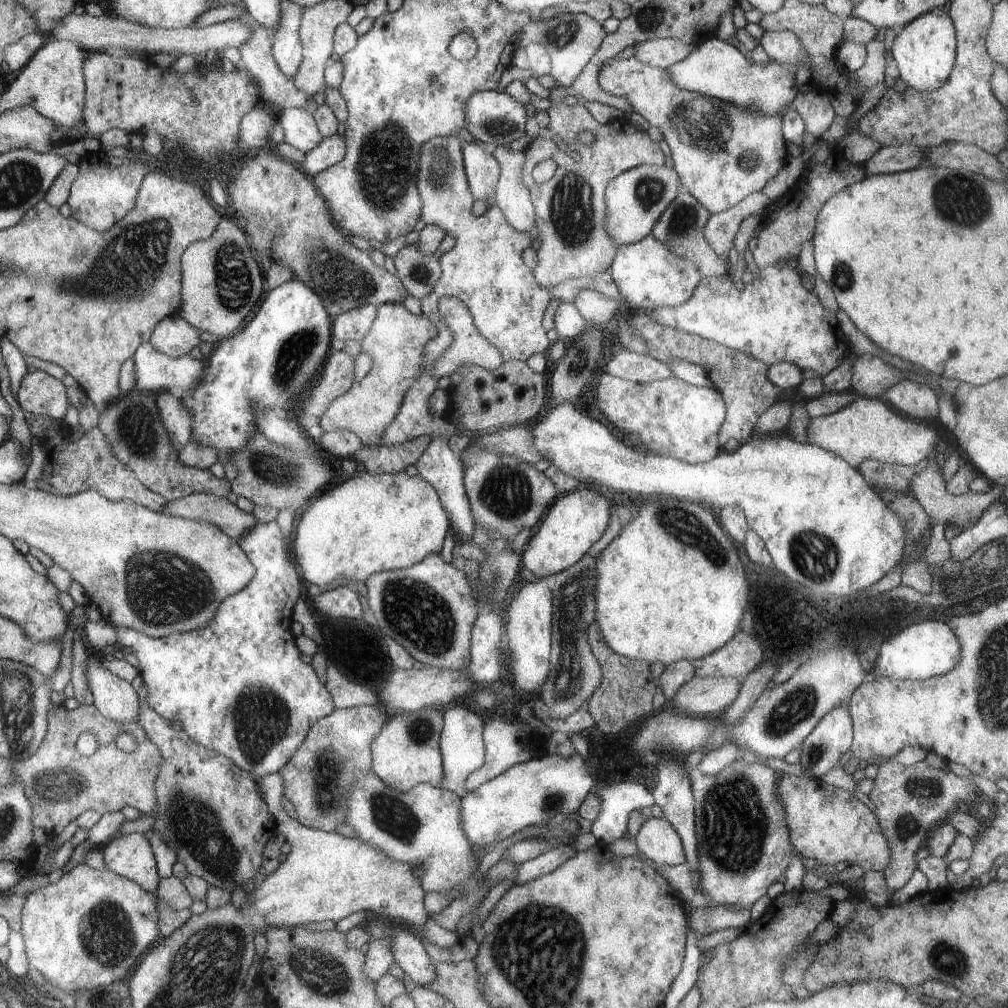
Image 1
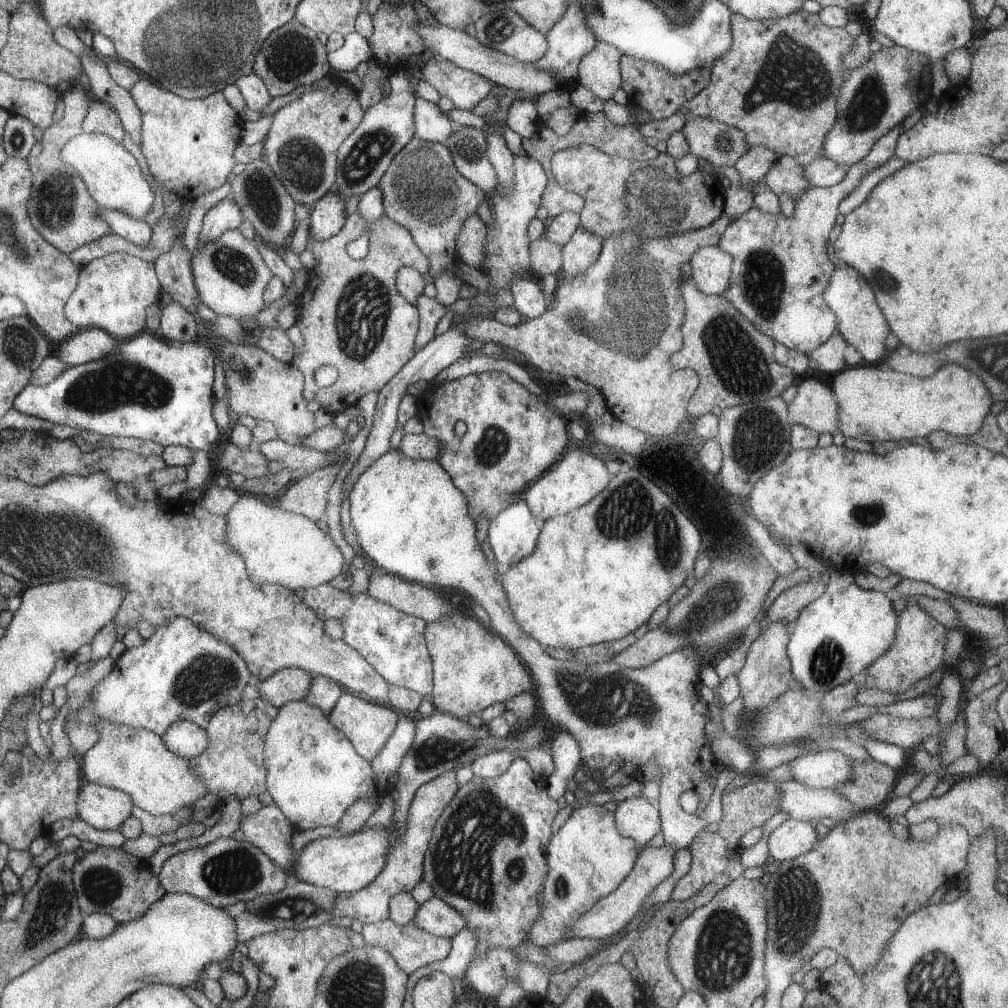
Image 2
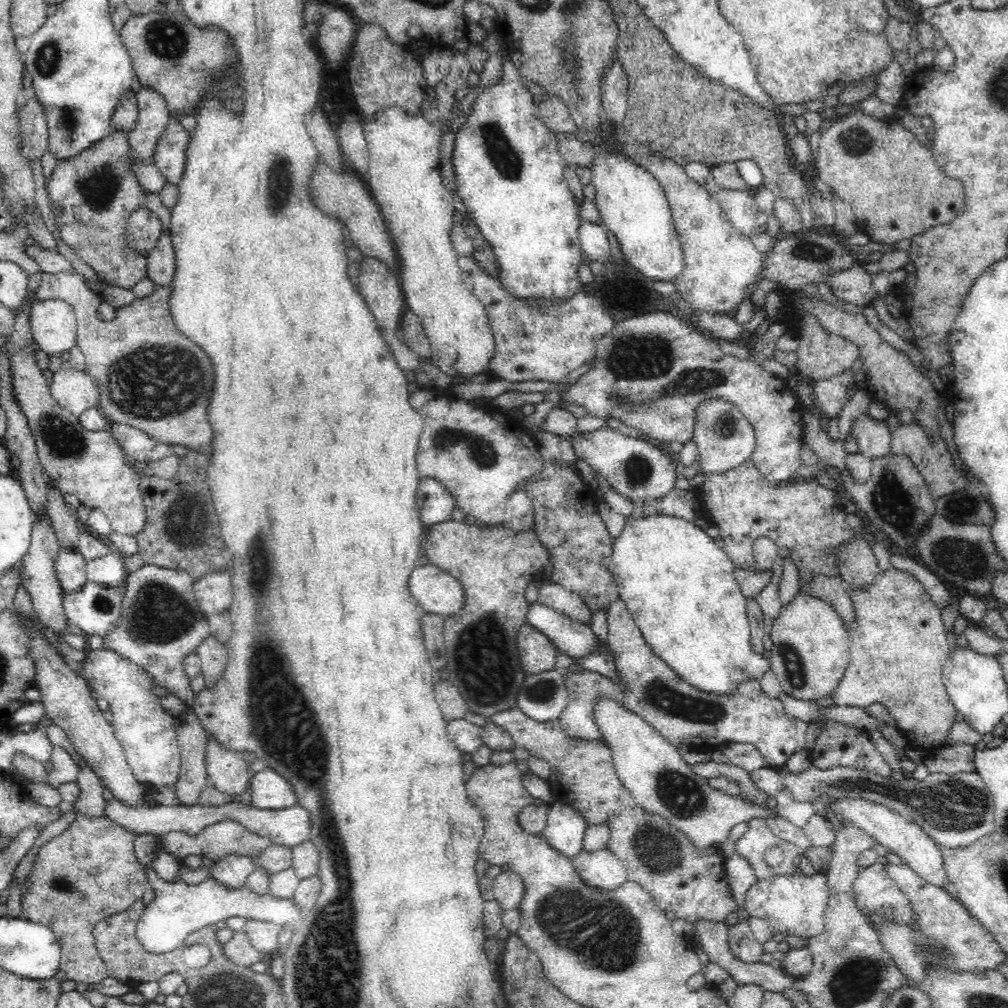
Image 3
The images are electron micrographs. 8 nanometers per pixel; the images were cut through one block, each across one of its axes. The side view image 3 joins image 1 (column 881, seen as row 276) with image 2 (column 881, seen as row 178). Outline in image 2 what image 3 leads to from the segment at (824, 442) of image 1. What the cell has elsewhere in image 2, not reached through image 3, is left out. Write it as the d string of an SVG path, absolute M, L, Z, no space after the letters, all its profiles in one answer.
M949 364L931 378L915 378L899 374L885 366L853 366L833 376L833 394L837 398L839 432L859 442L915 440L927 438L931 432L947 432L967 438L979 432L993 404L991 394L979 376L961 366Z

